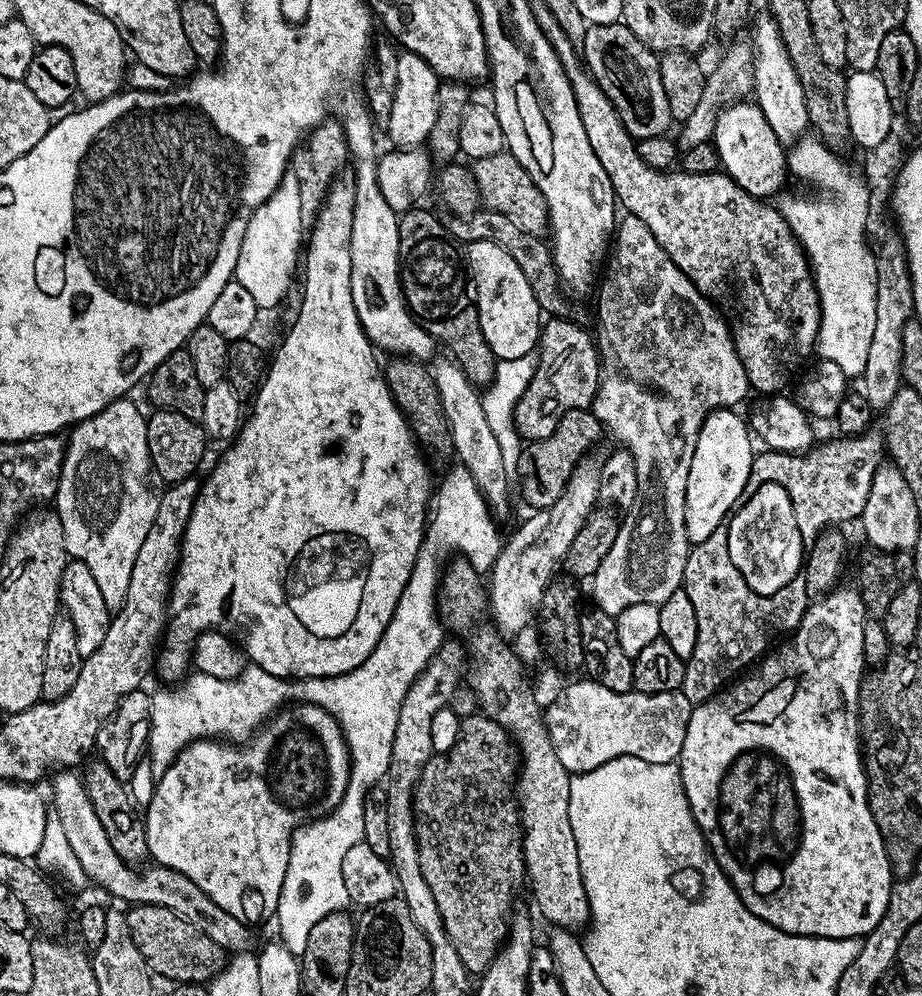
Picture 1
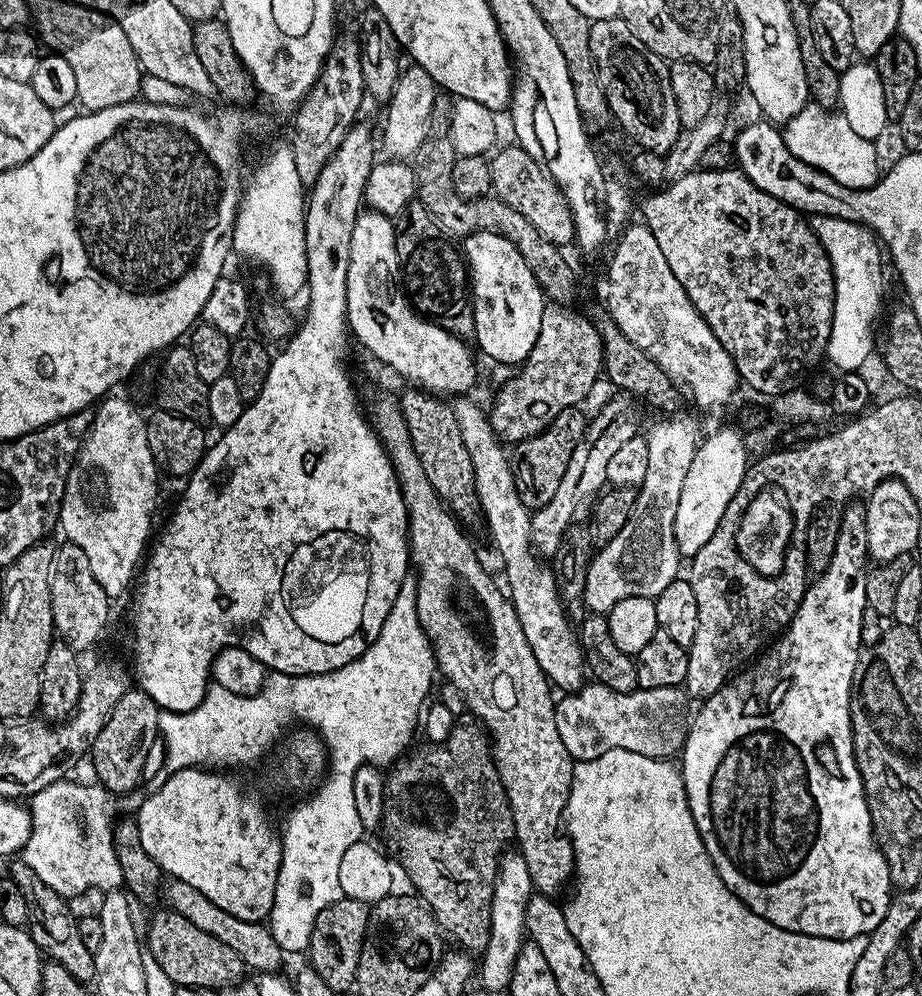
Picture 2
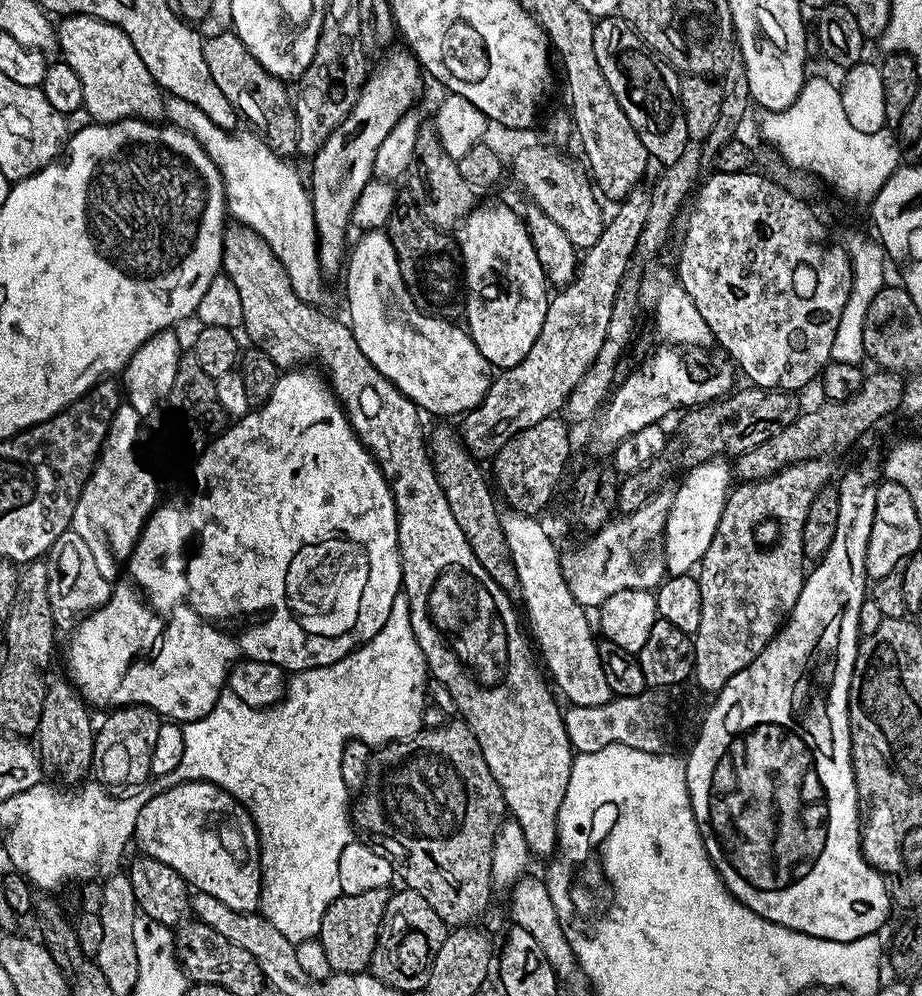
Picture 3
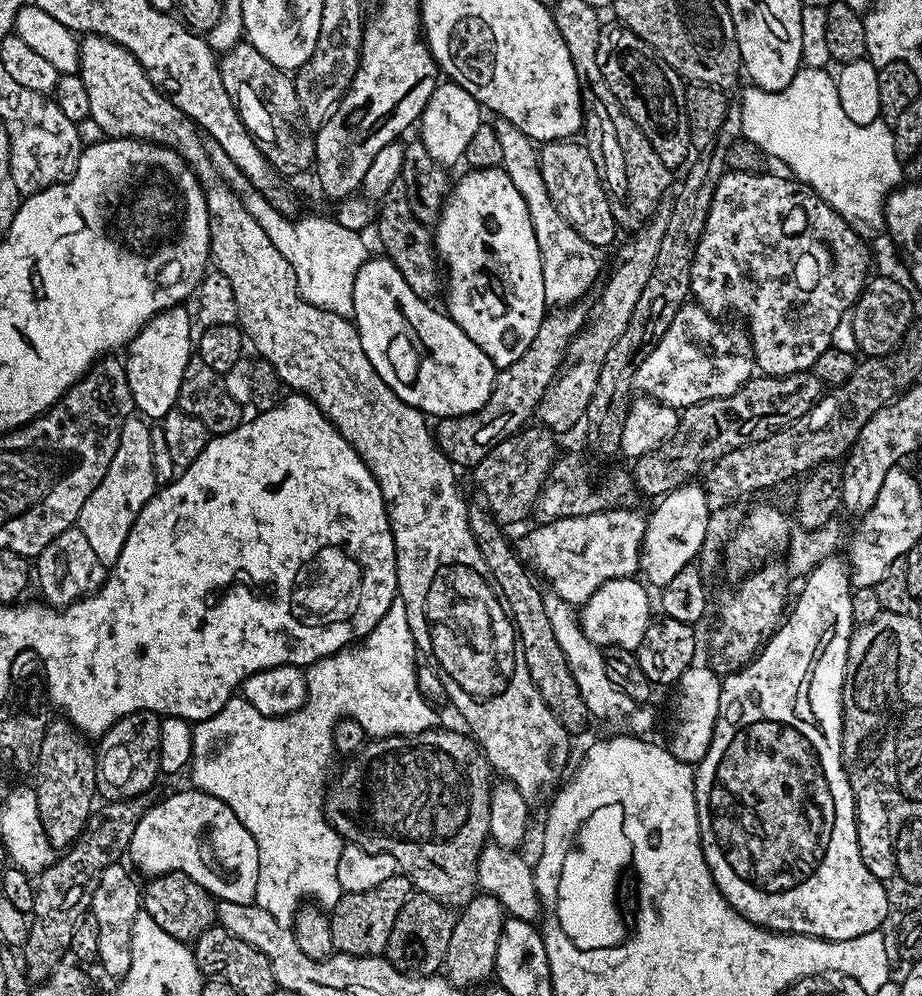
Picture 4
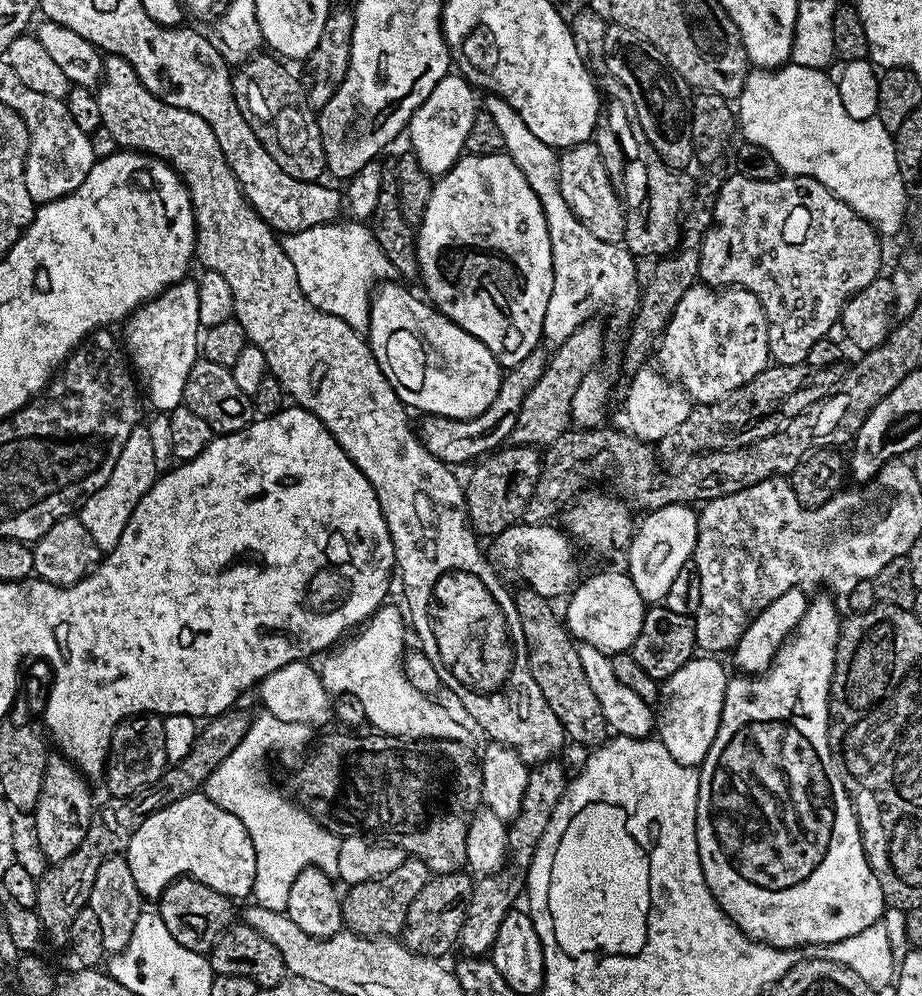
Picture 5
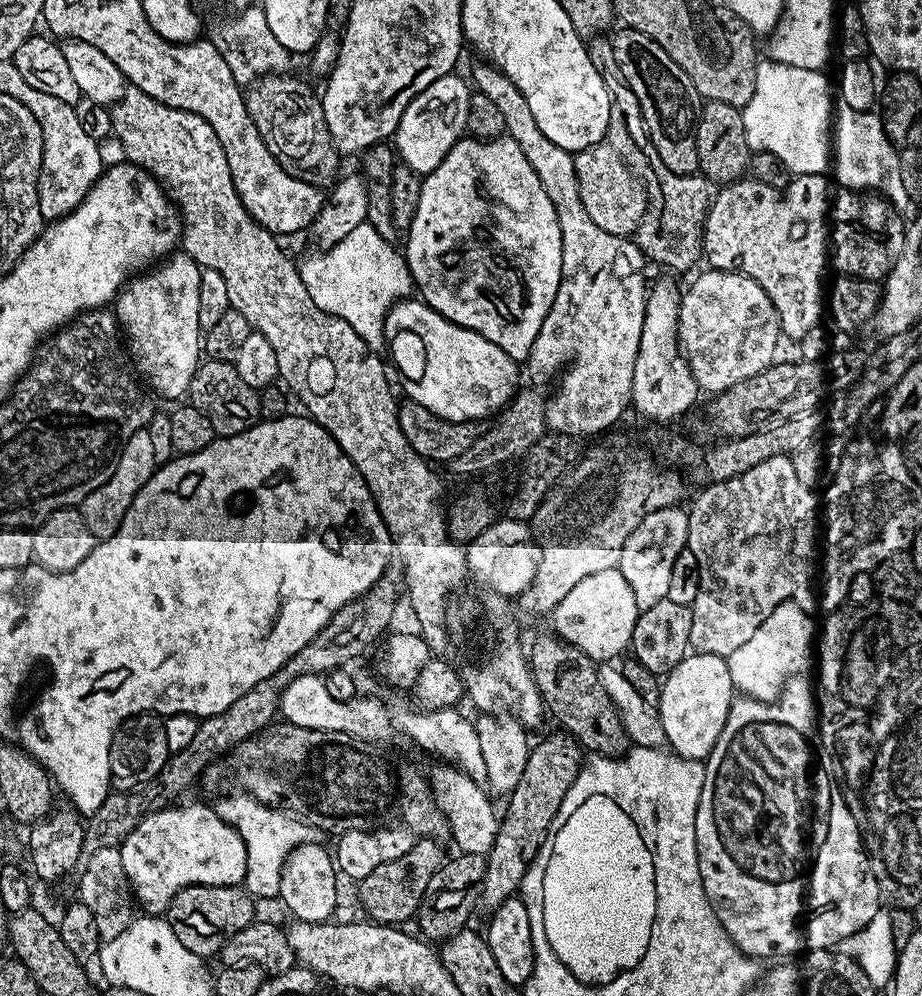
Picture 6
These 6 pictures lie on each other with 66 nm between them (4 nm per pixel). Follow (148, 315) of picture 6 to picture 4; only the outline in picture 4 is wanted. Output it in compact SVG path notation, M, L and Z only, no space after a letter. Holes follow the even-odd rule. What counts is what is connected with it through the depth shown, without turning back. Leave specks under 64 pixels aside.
M177 306L167 308L165 312L160 312L156 316L151 316L148 323L143 324L140 333L132 337L126 345L126 353L128 352L128 360L123 361L124 369L126 369L126 378L130 382L130 394L132 395L132 403L135 411L141 417L147 418L152 422L163 420L165 414L176 407L176 399L178 398L178 386L182 386L182 374L186 370L186 366L194 358L194 332L192 336L193 317L190 315L187 307Z

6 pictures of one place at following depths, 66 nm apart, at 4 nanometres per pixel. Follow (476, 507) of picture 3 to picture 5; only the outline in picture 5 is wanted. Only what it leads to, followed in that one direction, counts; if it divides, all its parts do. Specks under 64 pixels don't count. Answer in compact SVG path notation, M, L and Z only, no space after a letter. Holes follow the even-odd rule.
M527 586L521 589L521 592L517 591L514 596L516 609L528 647L530 674L534 682L538 682L538 690L542 690L542 698L546 698L546 706L554 710L558 722L562 722L565 737L571 743L572 740L576 744L592 744L588 746L605 743L610 729L603 718L598 698L587 682L578 647L570 639L563 619L552 609L553 601L549 597L538 594Z

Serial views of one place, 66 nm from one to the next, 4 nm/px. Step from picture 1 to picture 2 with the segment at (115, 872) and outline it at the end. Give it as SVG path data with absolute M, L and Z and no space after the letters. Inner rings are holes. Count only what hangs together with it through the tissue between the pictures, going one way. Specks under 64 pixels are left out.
M169 879L163 889L162 896L163 899L168 899L166 904L169 909L182 915L194 926L198 926L206 934L212 934L234 950L242 958L247 969L251 971L254 969L258 974L272 974L279 969L277 967L284 959L284 953L274 941L271 929L267 925L246 922L244 919L238 919L232 914L227 914L218 906L214 906L214 902L210 902L210 898L206 898L206 894L202 894L202 890L194 890L194 886L186 886L186 882L181 880Z

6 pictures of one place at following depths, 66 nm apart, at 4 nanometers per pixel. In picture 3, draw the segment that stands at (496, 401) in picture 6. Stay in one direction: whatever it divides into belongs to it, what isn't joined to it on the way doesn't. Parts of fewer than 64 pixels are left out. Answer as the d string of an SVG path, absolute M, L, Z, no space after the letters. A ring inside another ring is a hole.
M368 230L363 233L364 236L360 241L353 243L350 248L350 255L346 260L346 272L348 268L348 316L347 323L350 325L354 338L361 348L362 354L366 354L366 358L370 358L370 362L374 367L382 373L394 387L416 405L417 409L423 410L425 413L433 412L434 415L440 416L436 418L452 418L448 416L459 417L461 414L471 412L473 408L477 408L484 400L484 395L488 393L488 385L490 383L490 365L485 356L480 353L480 345L475 339L472 340L460 328L452 325L453 321L448 318L441 318L426 312L421 312L419 306L412 301L412 296L408 292L408 288L402 282L402 274L398 270L398 258L394 254L394 246L390 242L387 231L384 230Z

